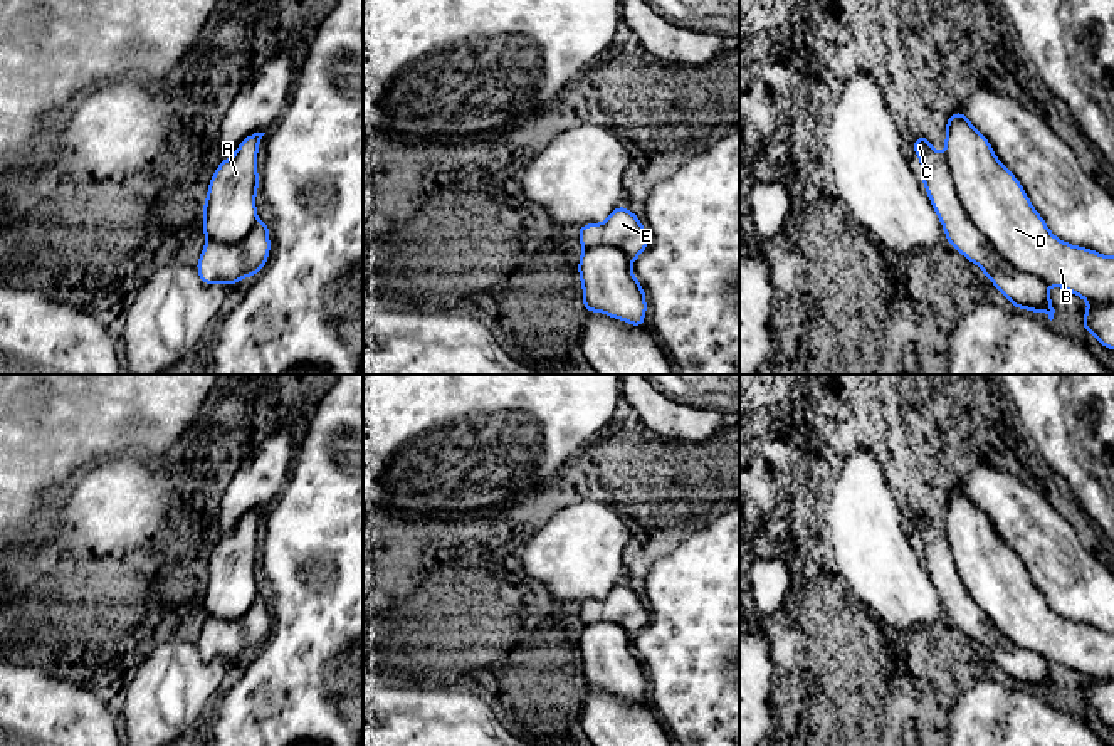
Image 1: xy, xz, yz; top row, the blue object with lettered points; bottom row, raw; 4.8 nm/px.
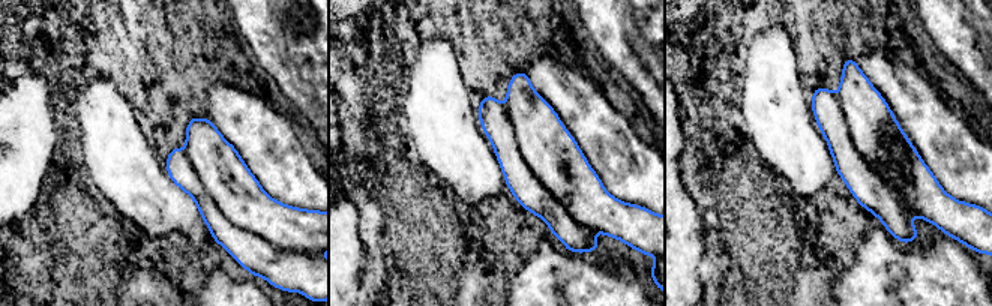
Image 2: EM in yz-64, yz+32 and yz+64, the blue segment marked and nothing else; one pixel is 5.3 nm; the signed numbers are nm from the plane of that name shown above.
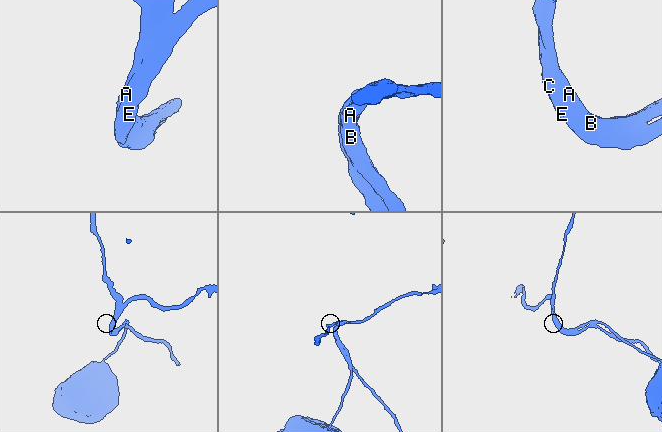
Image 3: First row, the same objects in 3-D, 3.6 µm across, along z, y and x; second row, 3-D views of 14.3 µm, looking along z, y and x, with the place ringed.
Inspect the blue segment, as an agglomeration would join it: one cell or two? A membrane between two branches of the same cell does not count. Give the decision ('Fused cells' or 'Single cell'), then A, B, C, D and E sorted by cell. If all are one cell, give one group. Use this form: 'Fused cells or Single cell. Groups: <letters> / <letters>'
Fused cells. Groups: A B D / C E

